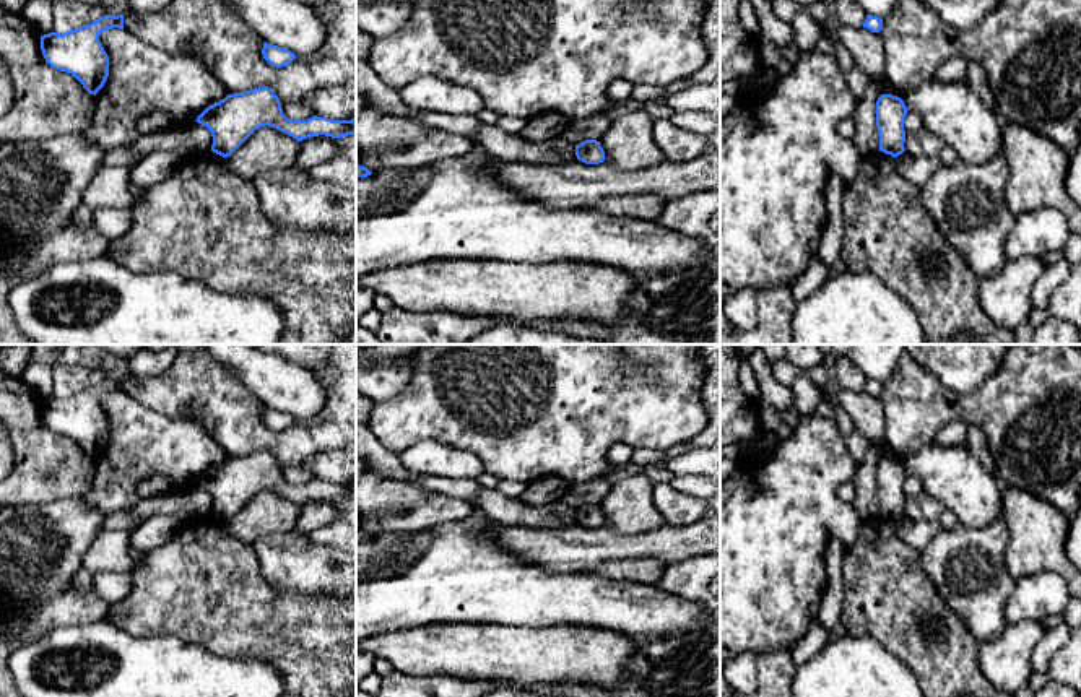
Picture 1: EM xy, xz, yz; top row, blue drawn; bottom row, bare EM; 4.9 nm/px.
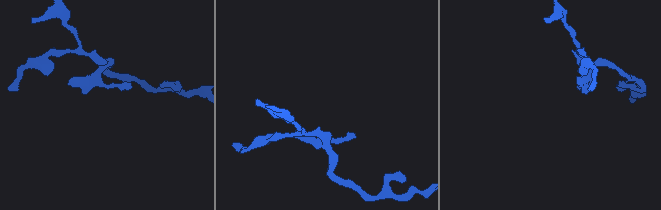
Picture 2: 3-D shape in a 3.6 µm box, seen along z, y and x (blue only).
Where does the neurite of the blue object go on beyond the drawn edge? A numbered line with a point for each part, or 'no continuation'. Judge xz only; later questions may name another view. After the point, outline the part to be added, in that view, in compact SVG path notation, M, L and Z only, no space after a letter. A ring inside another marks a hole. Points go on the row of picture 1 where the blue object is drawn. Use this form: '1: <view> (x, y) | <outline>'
no continuation

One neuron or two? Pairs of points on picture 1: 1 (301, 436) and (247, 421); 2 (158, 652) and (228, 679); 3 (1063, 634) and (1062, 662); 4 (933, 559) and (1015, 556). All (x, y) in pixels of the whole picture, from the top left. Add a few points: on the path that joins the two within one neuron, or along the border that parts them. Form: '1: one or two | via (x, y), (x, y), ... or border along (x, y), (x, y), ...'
1: one | via (288, 439), (265, 439), (260, 434)
2: one | via (176, 670), (186, 679), (210, 679)
3: two | border along (1063, 644), (1044, 671)
4: two | border along (1003, 519), (1008, 528), (1005, 569), (1015, 580)

